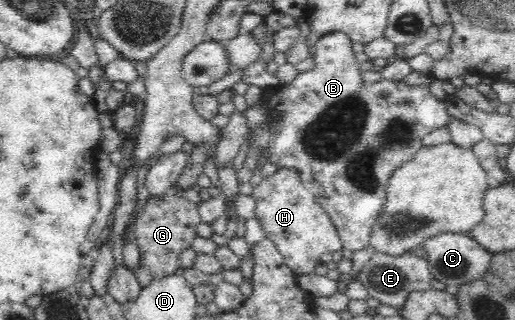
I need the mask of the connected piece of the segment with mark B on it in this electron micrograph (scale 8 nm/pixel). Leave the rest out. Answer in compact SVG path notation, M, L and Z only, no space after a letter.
M336 31L323 35L313 46L314 67L310 71L300 72L300 75L294 81L285 83L277 88L263 90L261 103L264 109L266 109L267 120L262 122L259 128L253 131L253 136L249 139L249 147L258 147L259 157L267 155L267 161L278 165L280 168L296 170L299 173L300 181L306 186L306 189L310 190L312 195L316 196L318 203L322 205L323 210L330 216L330 220L332 220L332 224L336 227L339 238L343 243L343 248L355 252L370 245L372 227L376 225L382 206L387 200L387 185L390 176L396 171L396 168L399 168L403 163L413 158L413 155L422 147L421 141L425 135L439 127L445 126L452 117L447 112L446 99L439 100L434 97L429 91L429 86L412 87L408 86L404 81L396 83L386 79L374 83L364 81L361 69L362 63L356 60L352 51L352 41L344 32Z

